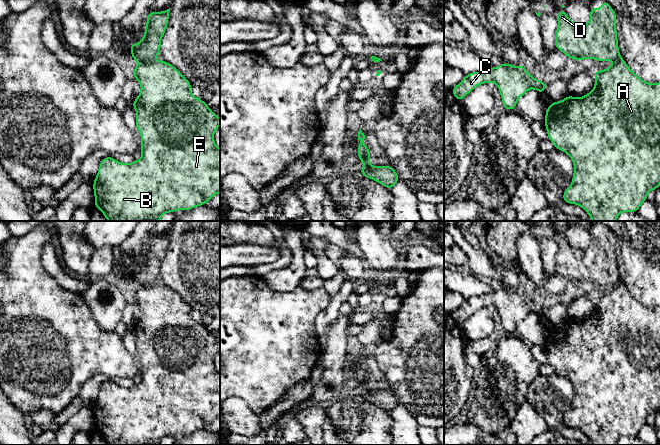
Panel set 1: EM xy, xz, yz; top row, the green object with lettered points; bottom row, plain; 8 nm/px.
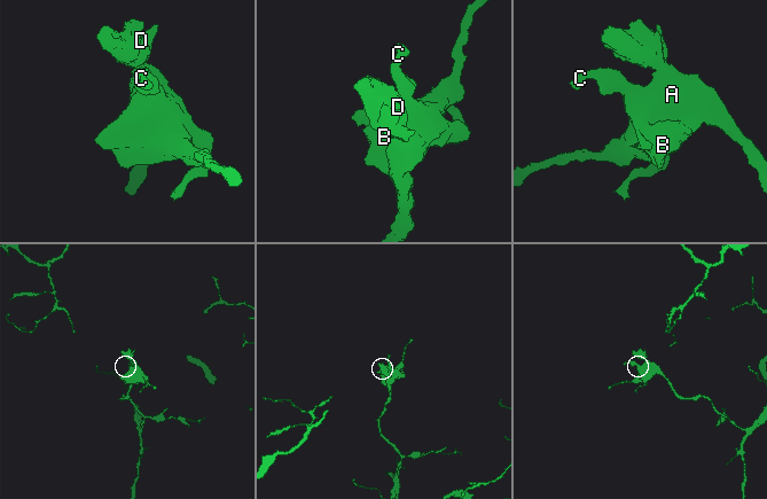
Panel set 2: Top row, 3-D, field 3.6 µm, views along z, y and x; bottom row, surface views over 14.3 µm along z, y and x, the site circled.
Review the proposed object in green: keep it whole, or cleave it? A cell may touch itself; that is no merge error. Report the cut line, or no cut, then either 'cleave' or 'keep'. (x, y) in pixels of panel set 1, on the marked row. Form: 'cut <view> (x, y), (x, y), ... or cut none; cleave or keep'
cut xy (154, 59), (138, 62); cleave

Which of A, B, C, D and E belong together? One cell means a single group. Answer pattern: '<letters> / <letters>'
A B C E / D

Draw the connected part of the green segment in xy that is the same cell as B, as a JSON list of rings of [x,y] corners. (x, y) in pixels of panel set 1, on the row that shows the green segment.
[[[160,61],[138,62],[137,67],[132,71],[132,75],[141,85],[141,91],[134,100],[132,106],[136,110],[136,129],[139,131],[142,143],[140,150],[142,157],[129,164],[116,161],[112,157],[105,157],[99,165],[99,170],[93,183],[95,207],[100,209],[108,221],[160,221],[165,213],[175,212],[176,210],[187,211],[197,206],[206,204],[214,195],[220,193],[220,149],[214,141],[214,132],[220,125],[220,118],[210,110],[208,105],[201,99],[196,98],[191,92],[190,82],[182,76],[178,69],[171,64]]]

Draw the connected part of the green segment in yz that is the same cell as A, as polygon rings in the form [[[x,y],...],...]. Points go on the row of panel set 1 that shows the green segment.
[[[619,58],[608,69],[598,70],[594,73],[595,86],[589,94],[580,98],[568,95],[560,102],[552,101],[545,114],[545,127],[548,139],[554,143],[555,149],[562,150],[570,156],[574,164],[574,174],[572,183],[563,193],[563,201],[582,207],[588,213],[592,221],[616,221],[622,212],[636,212],[641,204],[647,200],[647,193],[656,190],[660,186],[660,82],[648,83],[639,78],[625,63],[623,58]]]

